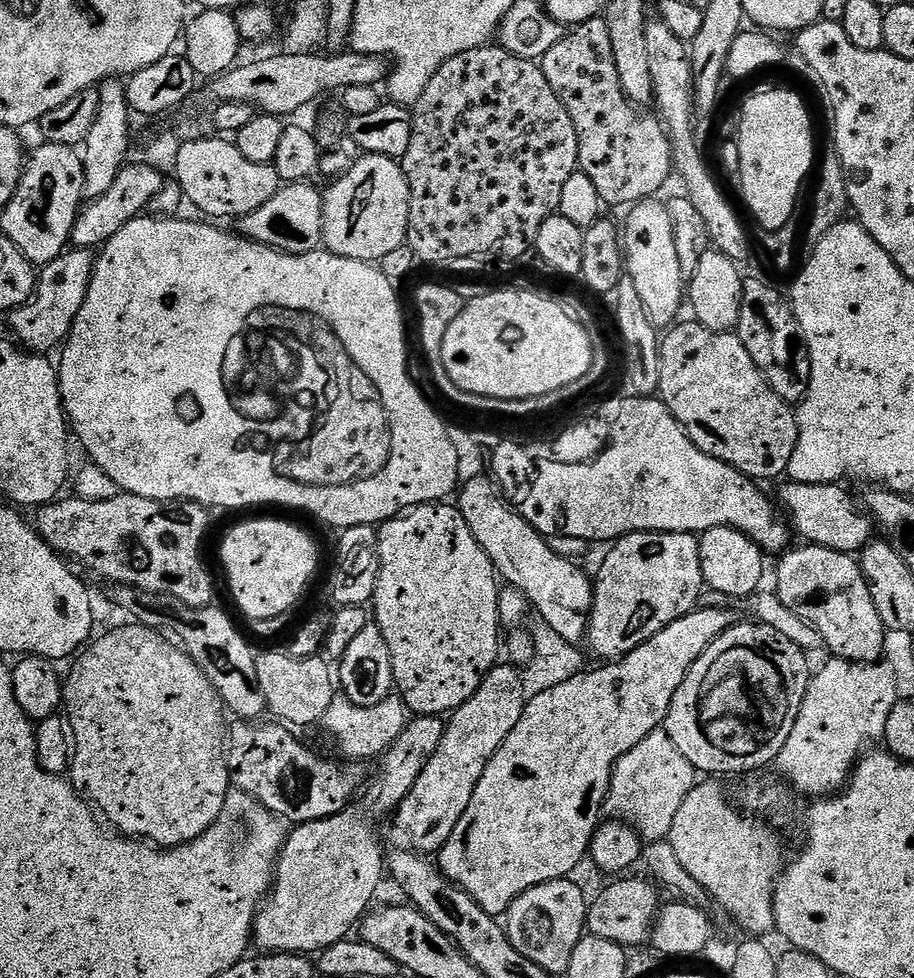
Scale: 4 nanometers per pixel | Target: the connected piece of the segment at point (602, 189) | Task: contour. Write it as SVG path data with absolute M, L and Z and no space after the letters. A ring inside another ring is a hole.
M602 18L587 20L565 31L564 37L546 50L539 65L546 74L546 82L550 82L550 90L558 94L562 106L566 106L566 114L570 114L570 122L574 122L580 151L578 168L586 173L590 182L594 182L601 205L631 206L645 198L655 197L656 191L668 179L673 179L674 165L668 132L655 115L643 116L640 113L643 111L626 98L622 82L618 82L618 66L614 66L610 30L606 30L606 22Z

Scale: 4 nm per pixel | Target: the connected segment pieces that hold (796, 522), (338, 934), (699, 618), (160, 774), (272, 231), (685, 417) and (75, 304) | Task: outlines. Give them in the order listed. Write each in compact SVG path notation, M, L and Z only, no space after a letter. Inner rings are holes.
M791 482L785 485L780 496L778 495L779 503L791 527L795 531L797 528L808 539L805 541L809 545L856 554L873 539L874 521L871 516L862 511L857 501L857 505L852 501L851 494L844 489L847 487L840 484L794 484Z
M416 716L409 719L404 725L402 734L399 736L390 747L387 752L384 753L382 759L379 761L380 769L376 772L376 777L371 777L370 783L367 785L366 792L372 795L372 804L368 804L365 808L360 808L357 812L353 810L345 810L339 812L337 816L331 816L325 820L315 820L314 822L306 822L305 824L295 825L289 831L288 840L284 844L284 848L280 851L280 859L276 861L274 868L274 879L272 881L272 887L266 897L267 903L261 907L260 911L256 914L256 926L254 929L254 944L261 953L271 954L274 952L294 952L297 954L319 954L324 952L330 946L334 946L339 940L349 939L350 933L348 932L357 927L363 921L366 913L373 907L372 899L376 896L376 891L380 888L380 879L386 876L386 852L385 849L380 849L380 844L376 841L376 832L372 829L371 820L375 816L388 816L391 817L399 808L402 801L406 798L406 794L410 794L410 790L414 790L414 782L418 782L418 776L422 774L422 770L430 758L438 750L438 744L442 742L442 736L444 734L445 721L438 716Z
M697 607L682 618L670 622L670 626L666 626L666 630L658 630L658 634L654 634L654 638L642 642L642 646L638 646L621 660L605 663L600 666L604 668L596 668L593 672L583 670L576 677L569 678L566 682L554 686L552 690L545 690L537 697L530 697L526 700L522 710L522 718L518 718L518 726L514 726L514 730L510 730L510 738L506 738L506 742L502 742L502 746L498 746L498 754L494 754L494 758L490 758L490 766L486 766L482 778L478 778L478 786L474 790L474 798L470 798L470 806L466 806L466 814L462 814L458 826L454 826L454 834L450 834L450 838L438 853L438 867L445 878L454 882L466 894L470 894L470 898L474 898L474 902L478 902L478 906L482 906L482 910L486 910L494 917L503 917L511 904L532 887L571 877L573 875L571 872L583 860L585 863L592 847L592 839L596 829L602 823L602 813L605 811L605 800L610 790L615 764L624 754L629 754L634 746L638 746L647 735L663 725L666 714L670 710L670 702L674 702L674 694L678 694L678 686L682 686L690 666L694 666L694 662L698 662L698 658L702 658L704 651L734 623L734 617L726 609L704 607Z
M135 622L114 630L112 633L97 635L75 657L74 663L76 665L73 666L72 673L63 681L64 703L62 705L66 719L72 723L76 739L76 752L72 755L70 769L72 787L88 801L89 805L99 809L102 816L102 811L104 811L103 819L105 821L108 819L117 828L115 831L125 837L139 838L141 841L162 848L176 848L180 844L188 844L194 838L206 834L206 830L210 830L210 826L214 826L214 822L218 822L230 791L226 755L226 723L224 724L226 709L224 701L220 699L218 690L210 682L210 678L206 678L206 674L202 674L202 670L192 661L191 656L179 643L173 642L163 633L148 628L145 624Z
M312 182L285 183L276 191L274 198L270 198L270 202L262 202L258 210L250 210L250 214L235 217L236 235L295 256L317 251L324 239L322 230L324 197L321 189L319 187L316 189L314 185Z
M689 322L677 323L667 329L660 340L659 399L683 426L685 434L706 455L726 462L744 476L757 482L783 477L790 466L794 446L798 442L798 426L793 405L787 404L766 382L758 370L754 358L742 346L735 331L711 332L702 325Z
M66 250L54 258L54 262L43 265L32 297L10 314L11 335L29 352L48 354L51 348L59 349L68 339L68 331L74 326L74 318L78 318L78 310L82 310L82 302L86 302L86 290L90 290L95 269L96 256L88 250Z

